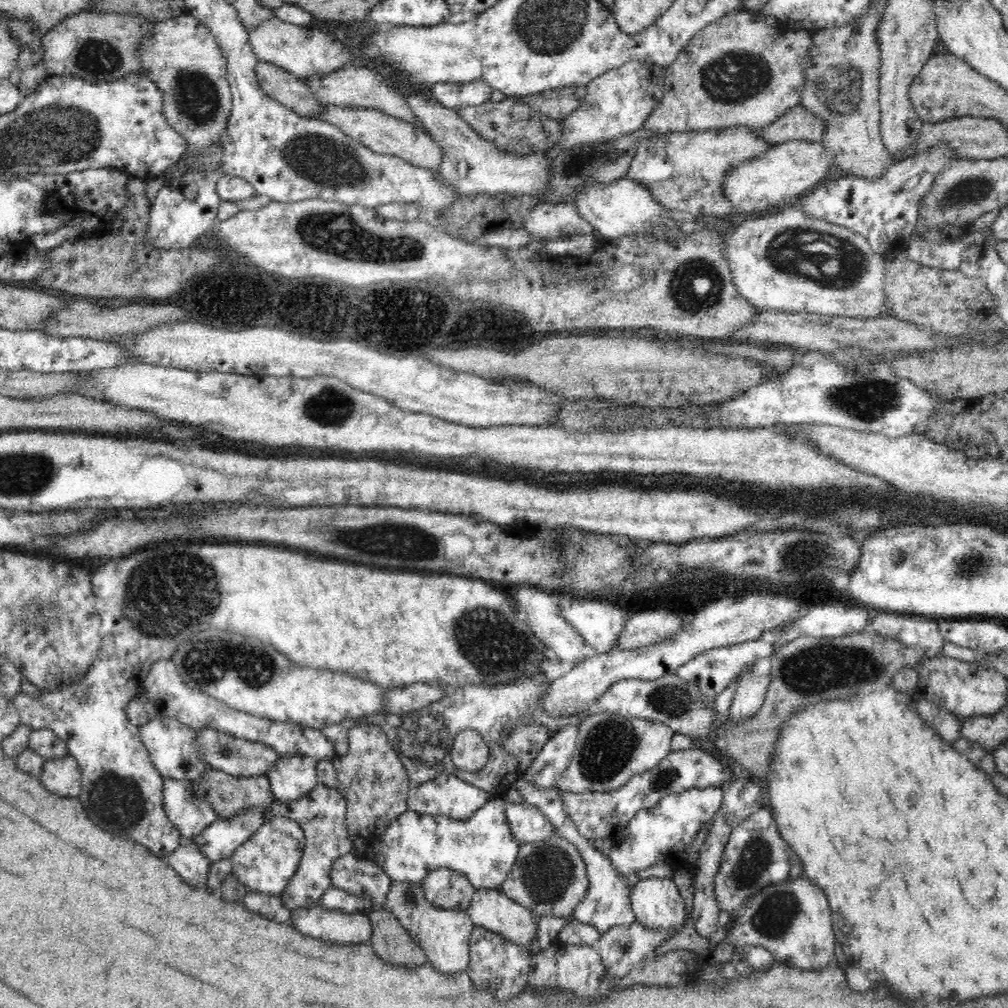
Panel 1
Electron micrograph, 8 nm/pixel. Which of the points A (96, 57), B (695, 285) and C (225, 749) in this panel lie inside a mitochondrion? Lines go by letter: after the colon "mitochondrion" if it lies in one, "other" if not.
A: mitochondrion
B: mitochondrion
C: mitochondrion

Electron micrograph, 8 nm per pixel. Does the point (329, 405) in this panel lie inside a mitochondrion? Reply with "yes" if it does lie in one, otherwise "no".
yes

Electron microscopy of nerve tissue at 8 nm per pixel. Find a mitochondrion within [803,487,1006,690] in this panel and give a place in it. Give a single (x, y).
(974, 562)

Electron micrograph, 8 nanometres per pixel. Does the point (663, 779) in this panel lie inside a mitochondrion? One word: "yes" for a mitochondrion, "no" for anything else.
yes

